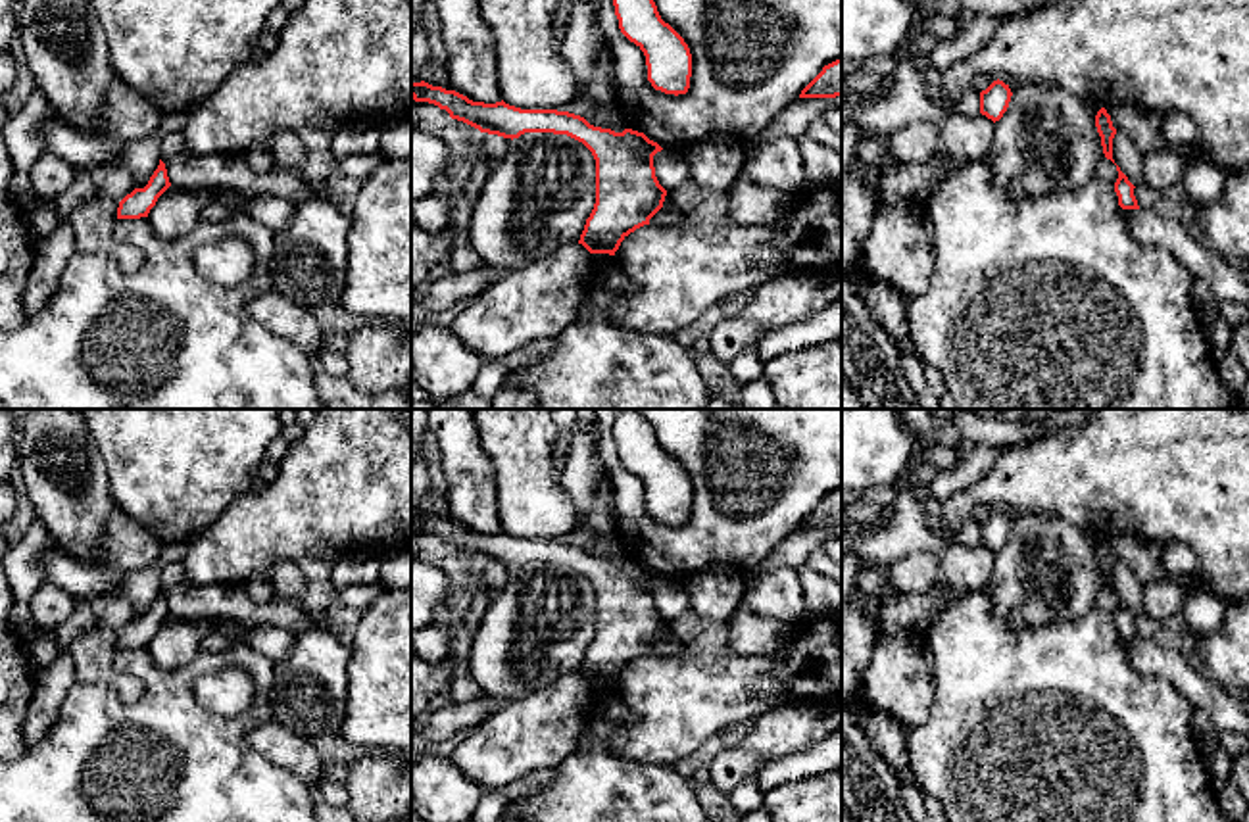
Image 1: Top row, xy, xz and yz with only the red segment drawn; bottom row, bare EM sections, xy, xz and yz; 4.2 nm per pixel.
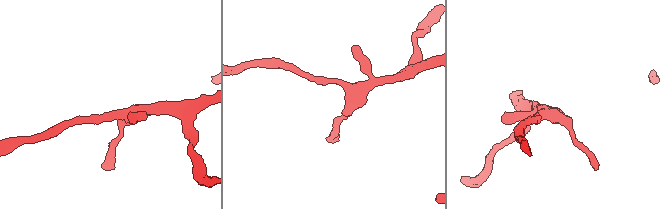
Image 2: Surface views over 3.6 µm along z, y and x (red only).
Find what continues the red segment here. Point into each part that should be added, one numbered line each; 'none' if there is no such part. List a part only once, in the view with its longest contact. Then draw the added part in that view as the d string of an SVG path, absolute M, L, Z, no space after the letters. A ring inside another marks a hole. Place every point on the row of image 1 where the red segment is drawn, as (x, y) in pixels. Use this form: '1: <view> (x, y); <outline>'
none

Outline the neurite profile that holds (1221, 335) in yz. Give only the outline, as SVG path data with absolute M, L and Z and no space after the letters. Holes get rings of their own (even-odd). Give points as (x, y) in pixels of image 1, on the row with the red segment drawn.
M1216 315L1209 323L1207 332L1214 355L1232 353L1234 328L1222 317Z

